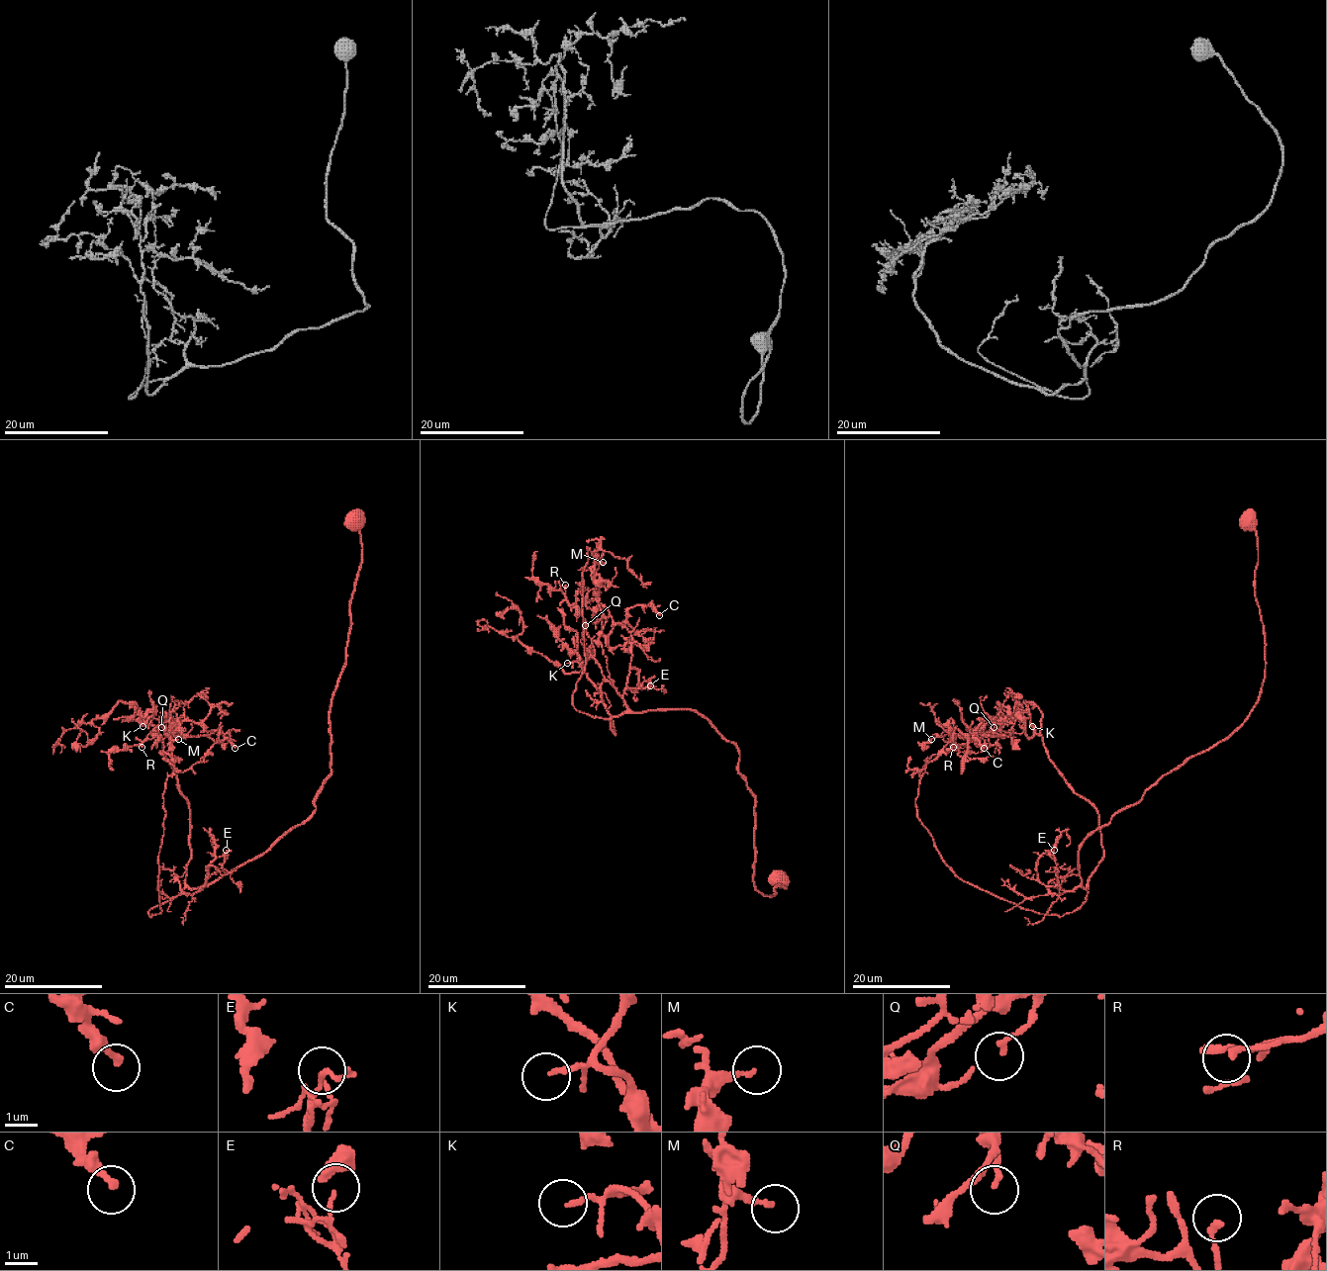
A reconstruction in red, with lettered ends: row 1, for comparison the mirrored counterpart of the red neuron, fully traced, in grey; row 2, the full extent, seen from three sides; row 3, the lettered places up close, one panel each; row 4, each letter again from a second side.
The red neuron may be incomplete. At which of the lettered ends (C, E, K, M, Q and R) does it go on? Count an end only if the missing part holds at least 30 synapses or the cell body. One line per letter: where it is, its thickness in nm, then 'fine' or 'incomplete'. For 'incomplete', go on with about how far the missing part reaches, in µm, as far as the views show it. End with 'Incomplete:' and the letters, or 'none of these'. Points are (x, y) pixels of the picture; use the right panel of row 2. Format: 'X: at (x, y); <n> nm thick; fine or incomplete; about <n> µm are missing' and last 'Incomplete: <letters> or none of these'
C: at (984, 748); 200 nm thick; fine
E: at (1054, 850); 70 nm thick; fine
K: at (1032, 726); 140 nm thick; fine
M: at (931, 739); 170 nm thick; fine
Q: at (994, 727); 150 nm thick; fine
R: at (953, 747); 170 nm thick; fine
Incomplete: none of these

